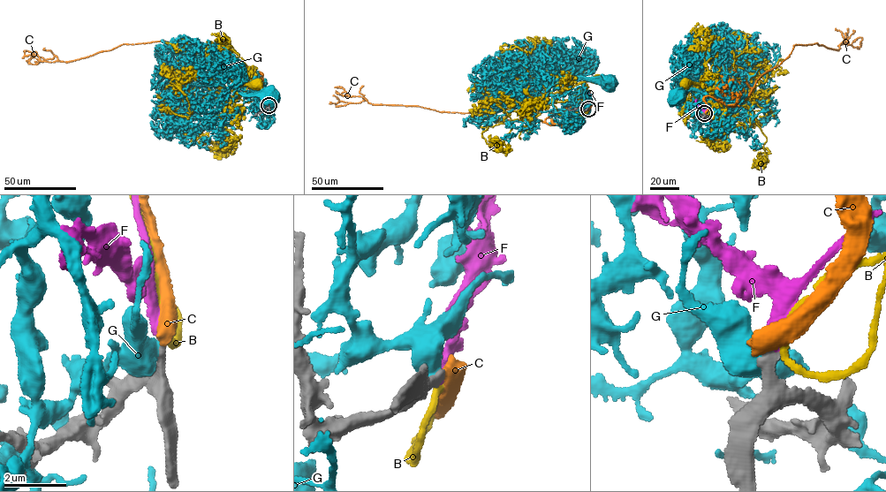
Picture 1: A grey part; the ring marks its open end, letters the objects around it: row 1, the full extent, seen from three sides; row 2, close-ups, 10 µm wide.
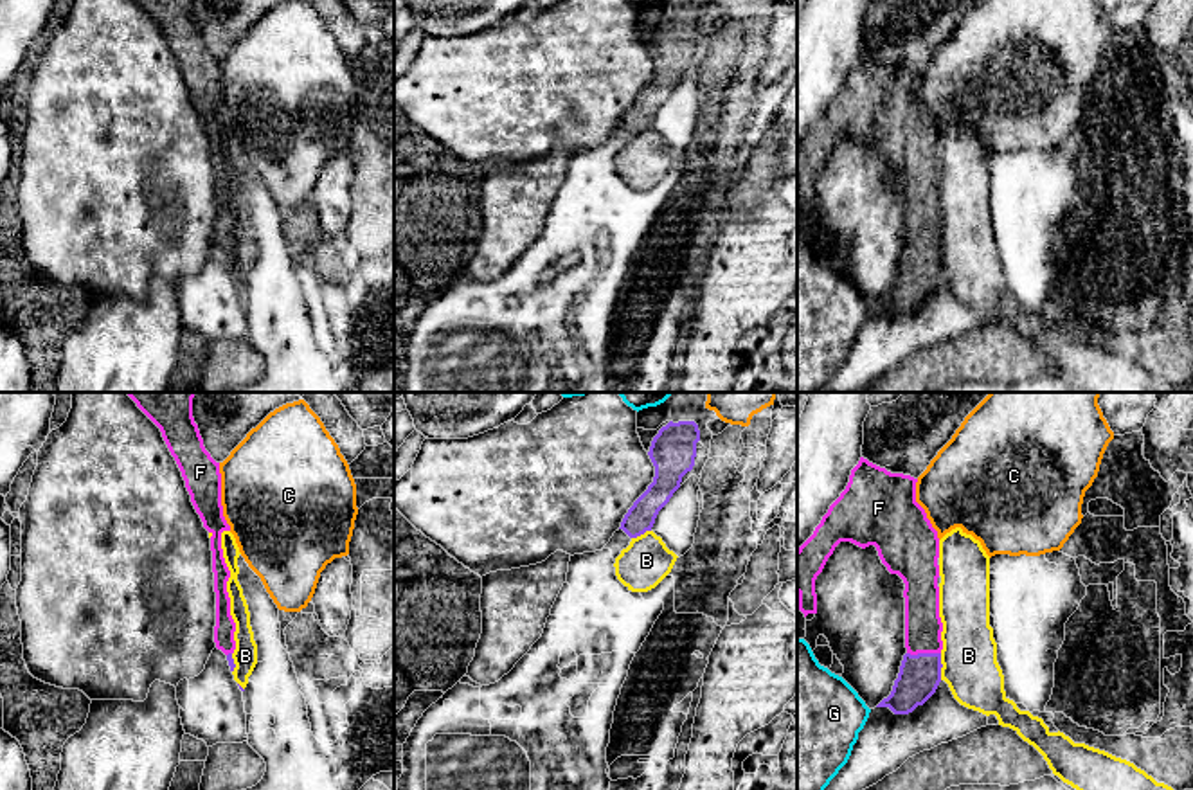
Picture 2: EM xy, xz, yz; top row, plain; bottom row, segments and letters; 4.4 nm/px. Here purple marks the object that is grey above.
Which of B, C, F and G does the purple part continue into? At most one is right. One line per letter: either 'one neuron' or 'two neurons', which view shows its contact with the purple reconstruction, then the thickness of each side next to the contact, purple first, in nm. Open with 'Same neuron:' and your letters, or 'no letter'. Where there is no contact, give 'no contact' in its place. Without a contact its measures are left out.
Same neuron: F
B: two neurons | yz | 190/240 nm
C: two neurons | no contact
F: one neuron | yz | 190/170 nm
G: two neurons | no contact

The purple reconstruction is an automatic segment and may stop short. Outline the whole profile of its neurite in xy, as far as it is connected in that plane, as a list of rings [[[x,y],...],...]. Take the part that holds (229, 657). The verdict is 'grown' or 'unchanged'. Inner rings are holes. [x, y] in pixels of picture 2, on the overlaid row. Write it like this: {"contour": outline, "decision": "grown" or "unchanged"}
{"contour": [[[194,392],[126,394],[160,428],[162,437],[182,471],[191,502],[200,515],[203,527],[212,534],[211,551],[216,592],[214,642],[216,648],[227,655],[230,671],[234,671],[236,664],[232,653],[236,650],[236,623],[230,615],[230,597],[227,592],[230,570],[221,549],[221,533],[230,531],[230,525],[223,516],[220,462],[216,462],[205,450],[198,425],[193,417]]], "decision": "grown"}

